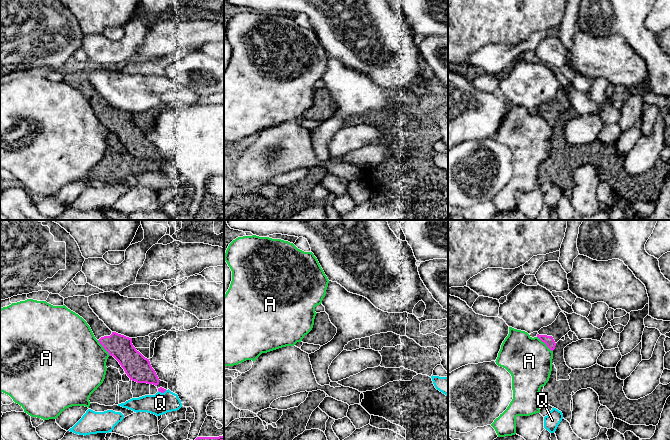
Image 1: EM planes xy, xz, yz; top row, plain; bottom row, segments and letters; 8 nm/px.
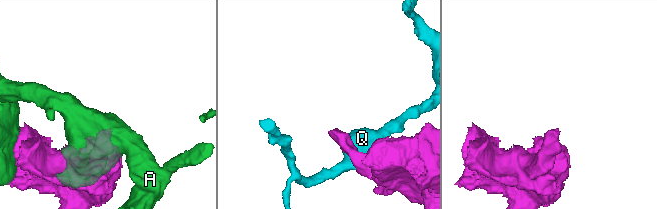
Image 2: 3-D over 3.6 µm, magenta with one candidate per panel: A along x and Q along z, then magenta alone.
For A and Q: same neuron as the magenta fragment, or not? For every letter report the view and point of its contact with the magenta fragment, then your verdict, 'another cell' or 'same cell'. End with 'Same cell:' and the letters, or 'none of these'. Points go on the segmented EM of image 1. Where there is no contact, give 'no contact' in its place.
A: yz (545, 343) | another cell
Q: xy (162, 392) | another cell
Same cell: none of these

